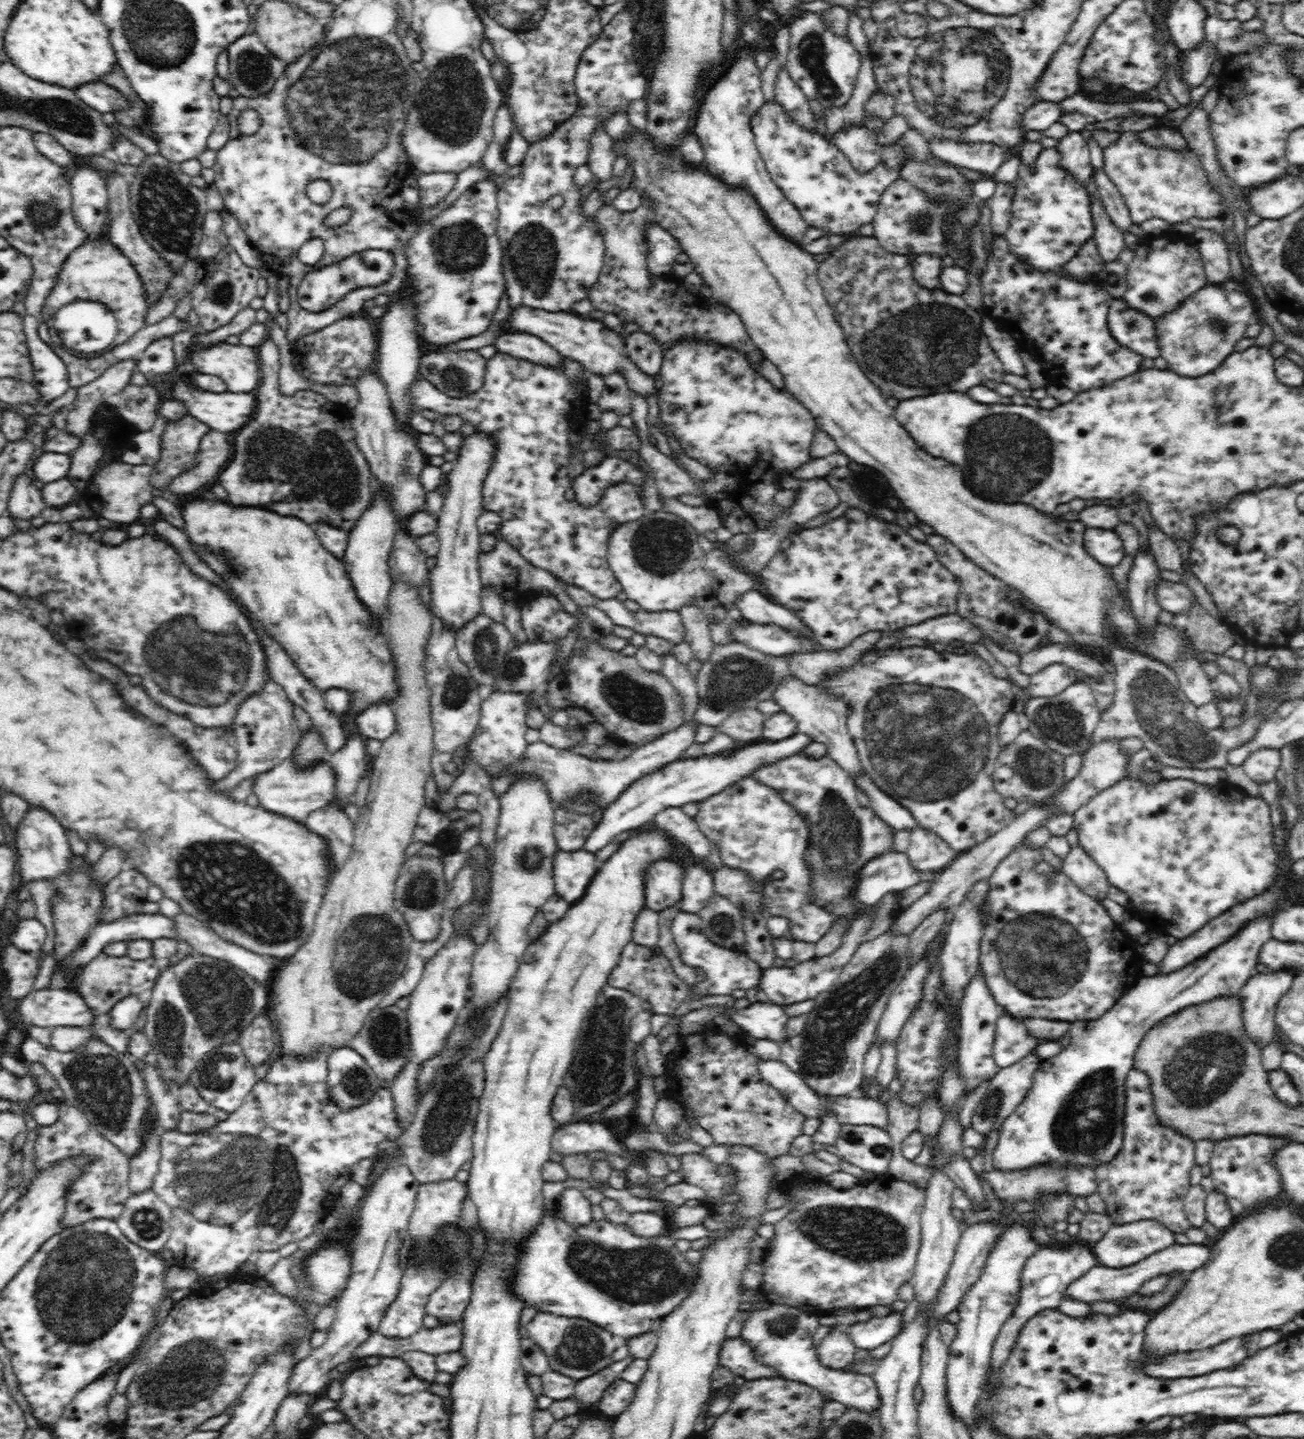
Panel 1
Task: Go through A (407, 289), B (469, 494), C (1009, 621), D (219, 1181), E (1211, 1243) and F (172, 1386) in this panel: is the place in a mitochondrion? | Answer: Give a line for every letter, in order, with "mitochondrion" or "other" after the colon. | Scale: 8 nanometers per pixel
A: other
B: other
C: other
D: mitochondrion
E: other
F: mitochondrion

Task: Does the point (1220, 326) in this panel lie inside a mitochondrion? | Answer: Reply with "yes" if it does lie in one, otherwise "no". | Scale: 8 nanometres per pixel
yes

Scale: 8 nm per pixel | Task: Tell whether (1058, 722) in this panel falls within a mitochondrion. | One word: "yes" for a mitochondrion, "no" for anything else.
yes

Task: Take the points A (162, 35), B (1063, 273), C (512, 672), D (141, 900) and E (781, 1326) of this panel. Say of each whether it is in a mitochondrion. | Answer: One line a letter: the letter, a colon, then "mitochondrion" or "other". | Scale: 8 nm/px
A: mitochondrion
B: other
C: mitochondrion
D: other
E: mitochondrion

